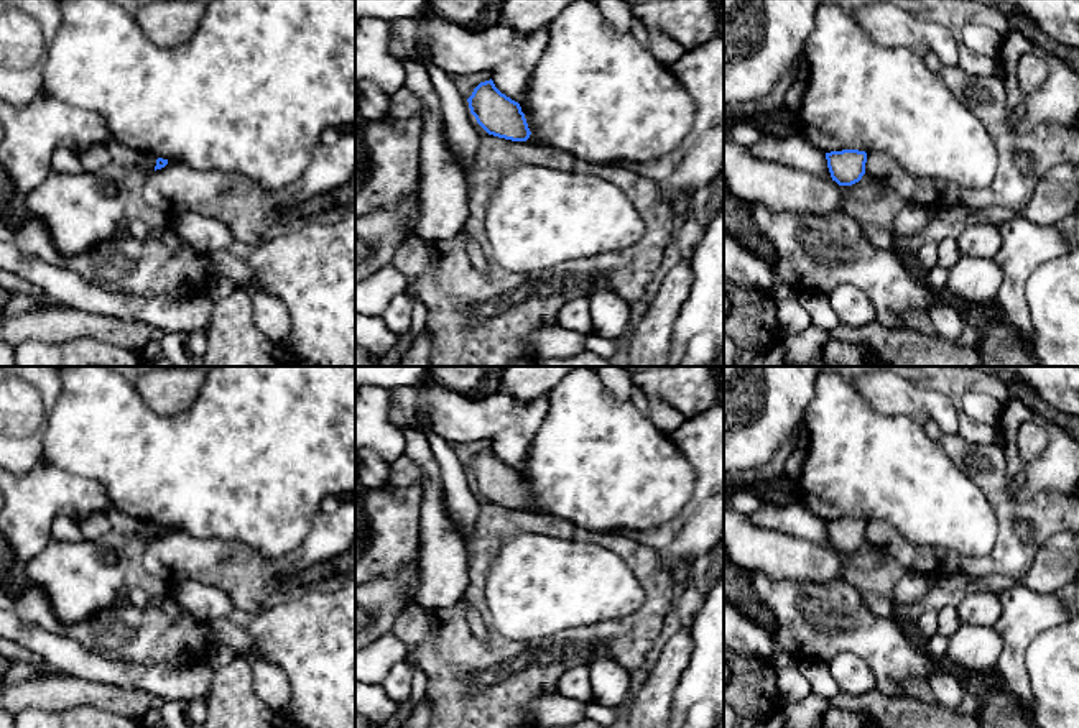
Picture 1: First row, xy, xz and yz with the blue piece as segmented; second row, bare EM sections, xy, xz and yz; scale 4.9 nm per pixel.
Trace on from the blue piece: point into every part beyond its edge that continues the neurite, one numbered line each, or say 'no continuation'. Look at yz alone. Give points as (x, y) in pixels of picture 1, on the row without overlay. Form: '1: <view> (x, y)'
no continuation

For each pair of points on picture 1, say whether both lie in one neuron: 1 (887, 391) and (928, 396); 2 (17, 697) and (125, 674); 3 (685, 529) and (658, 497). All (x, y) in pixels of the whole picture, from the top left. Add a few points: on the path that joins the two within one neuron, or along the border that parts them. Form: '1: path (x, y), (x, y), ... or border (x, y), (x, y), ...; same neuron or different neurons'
1: path (897, 393), (918, 396); same neuron
2: border (53, 671), (129, 689); different neurons
3: border (694, 483), (690, 500), (670, 520), (637, 531); different neurons

